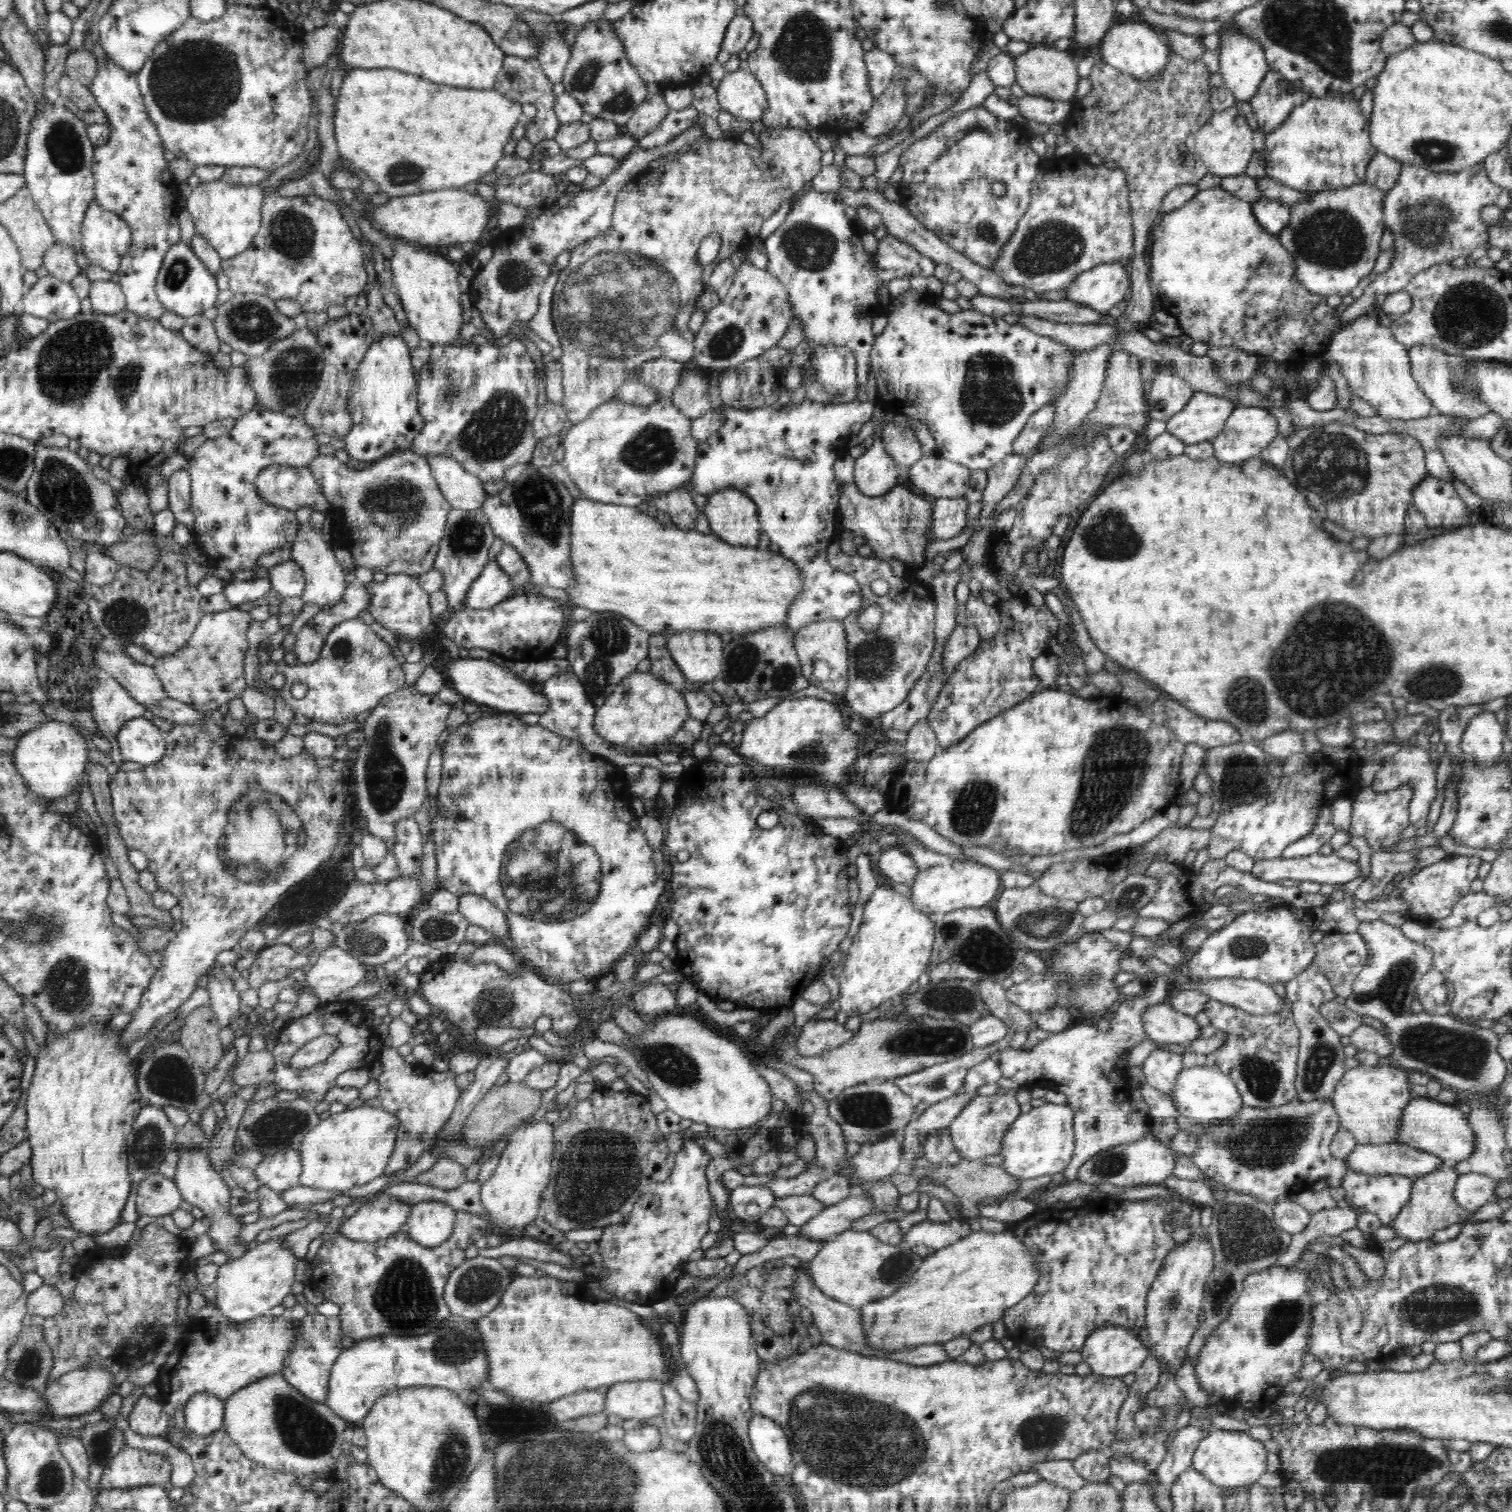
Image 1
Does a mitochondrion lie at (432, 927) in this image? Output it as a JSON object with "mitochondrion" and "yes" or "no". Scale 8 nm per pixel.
{"mitochondrion":"yes"}

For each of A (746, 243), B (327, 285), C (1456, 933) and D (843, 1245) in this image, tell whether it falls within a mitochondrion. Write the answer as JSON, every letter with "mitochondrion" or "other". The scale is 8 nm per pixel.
{"A":"other","B":"other","C":"other","D":"other"}

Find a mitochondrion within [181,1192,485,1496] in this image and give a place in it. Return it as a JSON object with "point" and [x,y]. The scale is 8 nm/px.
{"point":[404,1297]}

